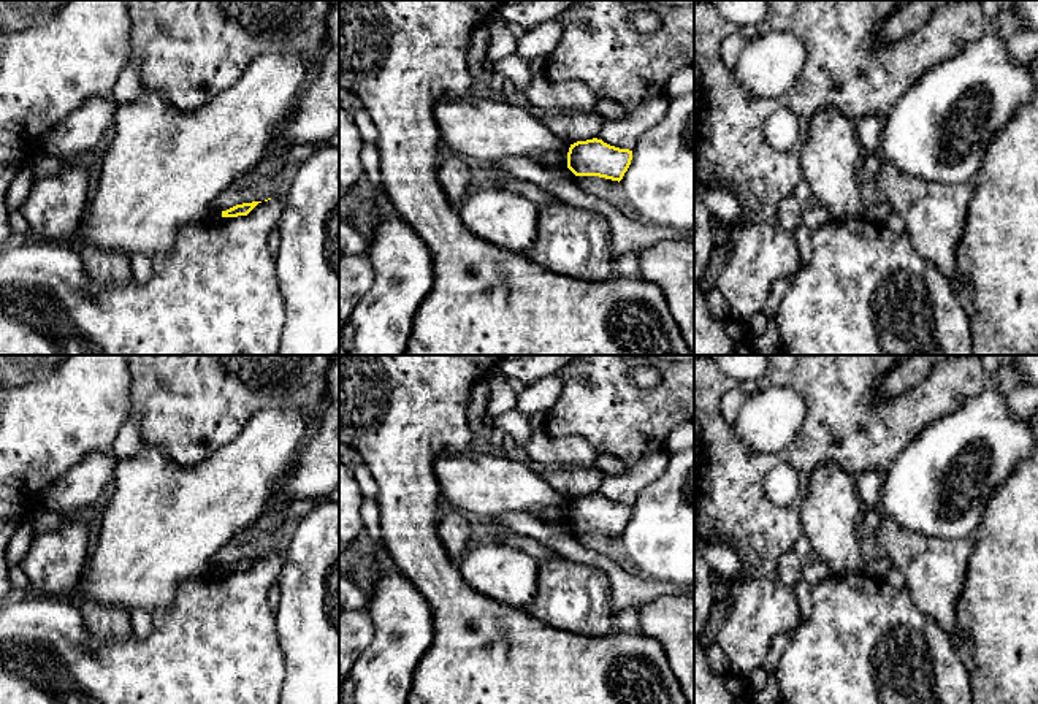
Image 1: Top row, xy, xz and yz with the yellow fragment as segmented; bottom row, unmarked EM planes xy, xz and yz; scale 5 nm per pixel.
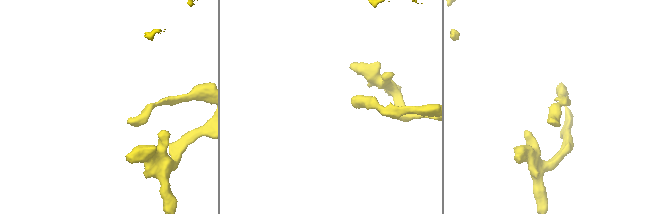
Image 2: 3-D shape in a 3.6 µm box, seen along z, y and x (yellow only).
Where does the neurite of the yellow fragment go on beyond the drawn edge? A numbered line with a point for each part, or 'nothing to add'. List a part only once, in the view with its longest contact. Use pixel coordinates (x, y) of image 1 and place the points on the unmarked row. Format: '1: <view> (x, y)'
nothing to add

